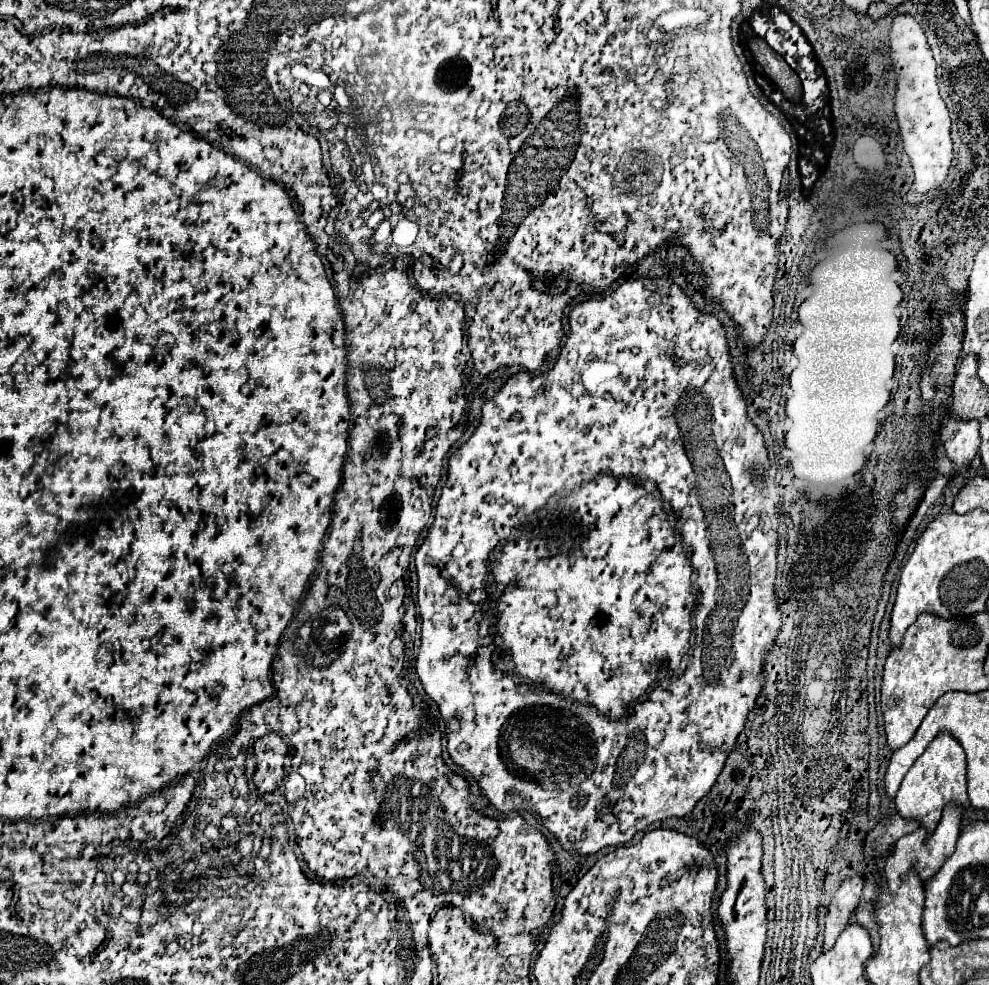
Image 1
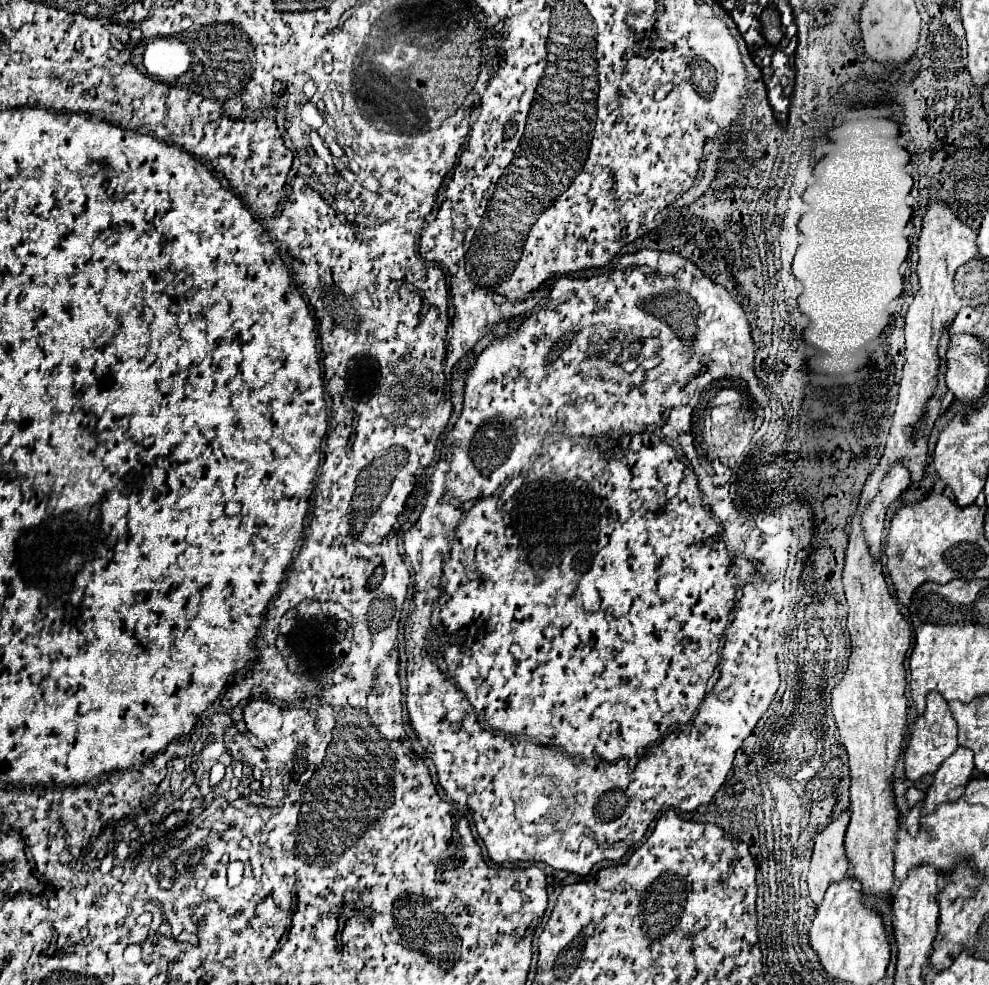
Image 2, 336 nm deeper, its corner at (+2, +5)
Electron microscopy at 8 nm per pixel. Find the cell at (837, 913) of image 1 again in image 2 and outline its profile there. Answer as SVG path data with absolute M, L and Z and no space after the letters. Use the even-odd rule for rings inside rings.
M844 812L816 836L814 854L808 872L810 898L816 906L822 904L828 884L840 882L846 876L848 858L844 854L844 834L848 822L850 822L850 812Z

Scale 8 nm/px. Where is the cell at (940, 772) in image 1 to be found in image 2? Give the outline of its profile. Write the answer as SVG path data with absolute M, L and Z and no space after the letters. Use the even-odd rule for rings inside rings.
M930 692L926 698L926 704L928 704L926 714L916 720L910 740L908 740L908 748L906 748L904 766L906 766L906 776L910 780L920 780L926 774L934 774L936 768L958 748L956 720L952 718L952 712L950 712L946 700L942 698L942 694Z

